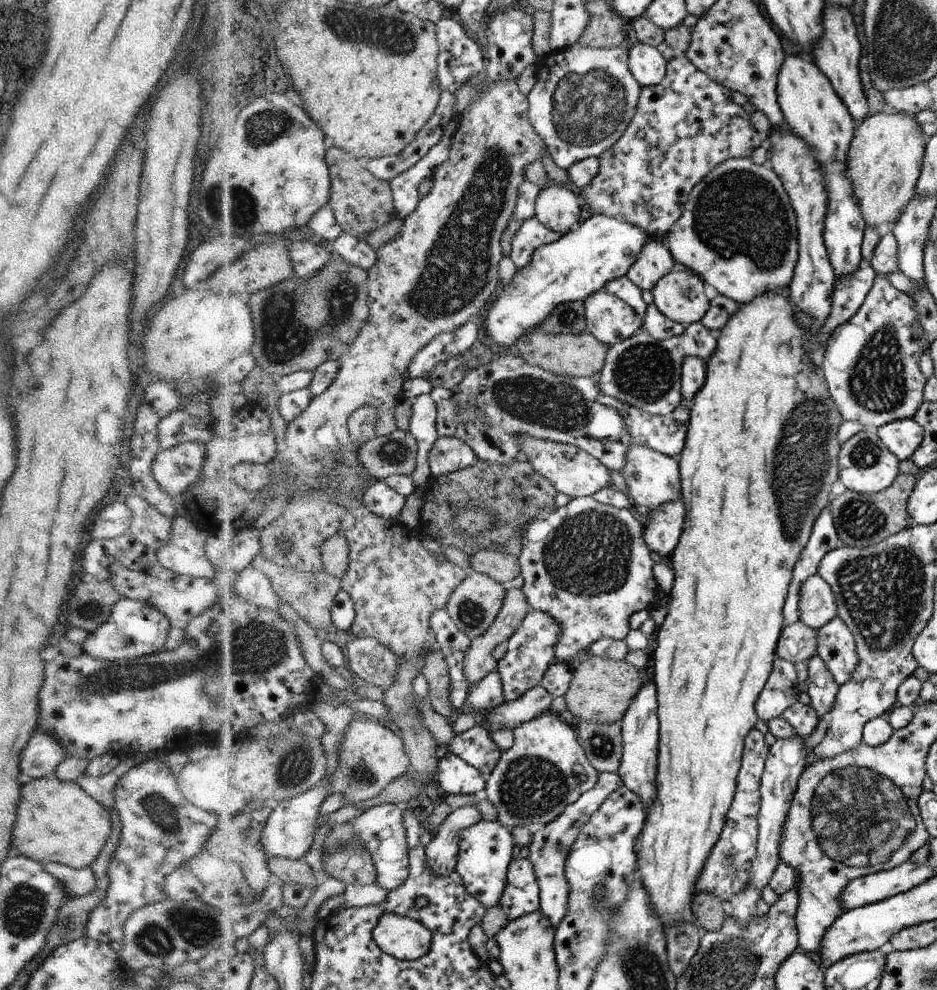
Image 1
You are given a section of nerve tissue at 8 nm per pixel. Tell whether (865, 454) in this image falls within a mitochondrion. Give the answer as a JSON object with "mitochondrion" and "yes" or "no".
{"mitochondrion":"yes"}

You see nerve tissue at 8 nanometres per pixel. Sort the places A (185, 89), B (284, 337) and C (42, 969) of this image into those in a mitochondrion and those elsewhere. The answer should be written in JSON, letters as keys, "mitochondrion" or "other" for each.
{"A":"other","B":"mitochondrion","C":"other"}

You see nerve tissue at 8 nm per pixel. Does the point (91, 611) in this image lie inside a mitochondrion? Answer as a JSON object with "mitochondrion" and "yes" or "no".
{"mitochondrion":"yes"}

